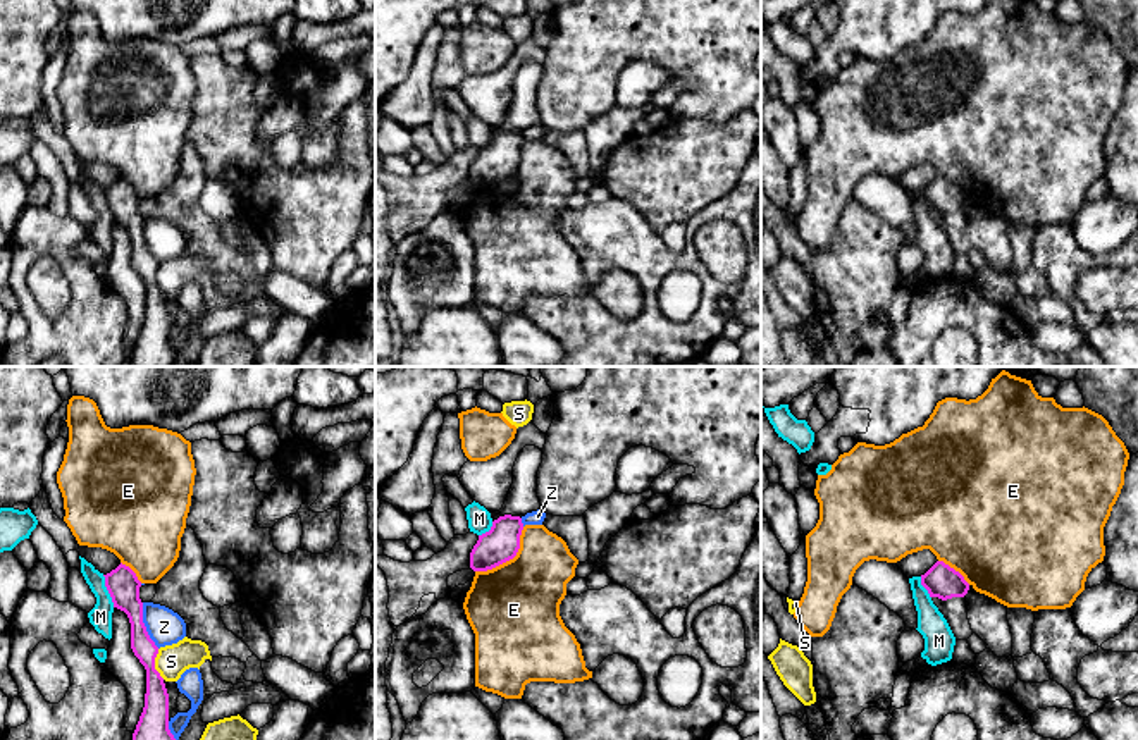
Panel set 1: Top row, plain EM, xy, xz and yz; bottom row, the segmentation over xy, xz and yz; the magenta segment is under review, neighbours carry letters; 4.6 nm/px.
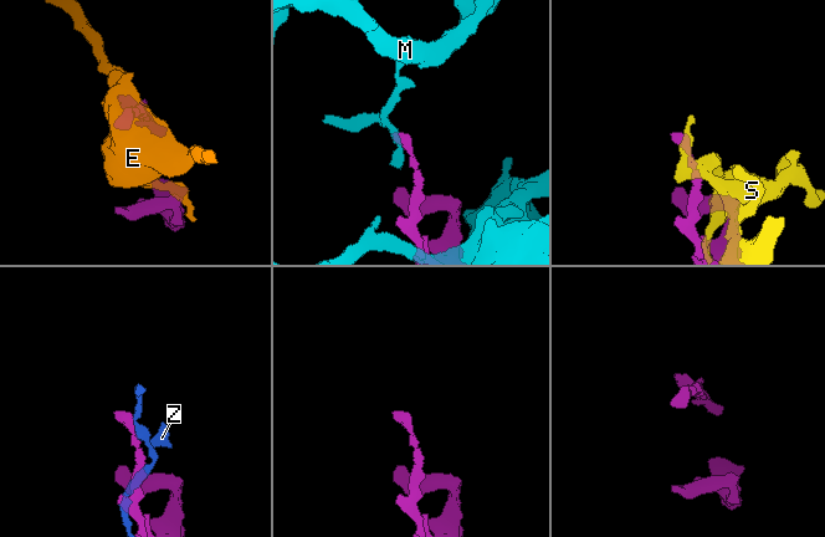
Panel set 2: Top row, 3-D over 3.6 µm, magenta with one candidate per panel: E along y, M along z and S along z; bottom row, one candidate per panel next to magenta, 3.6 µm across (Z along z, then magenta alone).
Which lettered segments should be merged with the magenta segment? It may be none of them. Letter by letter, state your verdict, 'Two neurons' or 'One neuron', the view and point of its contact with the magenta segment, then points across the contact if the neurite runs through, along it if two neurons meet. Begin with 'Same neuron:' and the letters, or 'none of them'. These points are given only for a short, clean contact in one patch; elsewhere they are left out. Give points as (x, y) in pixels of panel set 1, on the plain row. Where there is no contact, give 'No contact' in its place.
Same neuron: none of them
E: Two neurons. Touches magenta at xz (508, 174). Boundary: xz (524, 141), (519, 152), (519, 166), (512, 172), (476, 186)
M: Two neurons. Touches magenta at xy (107, 203). Boundary: xy (102, 190), (114, 221)
S: Two neurons. Touches magenta at xy (154, 279)
Z: Two neurons. Touches magenta at xy (143, 240)

